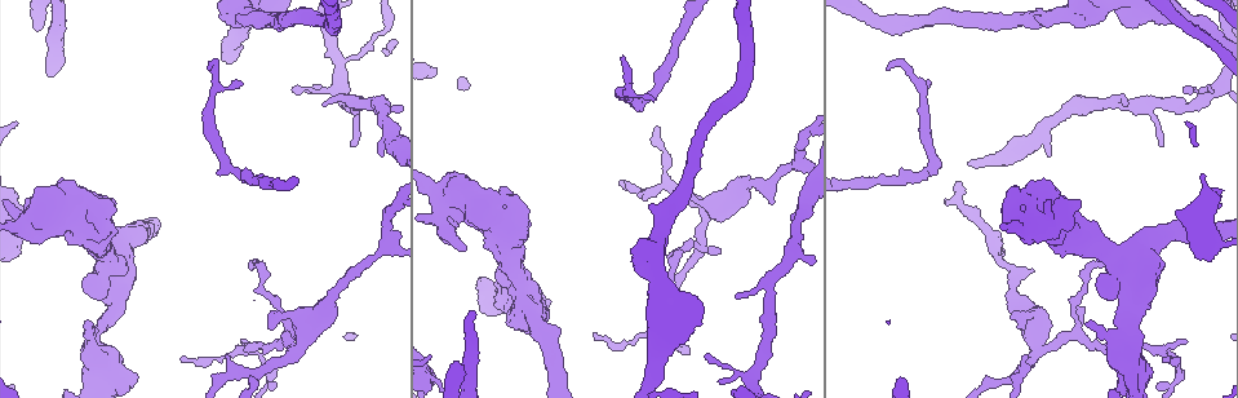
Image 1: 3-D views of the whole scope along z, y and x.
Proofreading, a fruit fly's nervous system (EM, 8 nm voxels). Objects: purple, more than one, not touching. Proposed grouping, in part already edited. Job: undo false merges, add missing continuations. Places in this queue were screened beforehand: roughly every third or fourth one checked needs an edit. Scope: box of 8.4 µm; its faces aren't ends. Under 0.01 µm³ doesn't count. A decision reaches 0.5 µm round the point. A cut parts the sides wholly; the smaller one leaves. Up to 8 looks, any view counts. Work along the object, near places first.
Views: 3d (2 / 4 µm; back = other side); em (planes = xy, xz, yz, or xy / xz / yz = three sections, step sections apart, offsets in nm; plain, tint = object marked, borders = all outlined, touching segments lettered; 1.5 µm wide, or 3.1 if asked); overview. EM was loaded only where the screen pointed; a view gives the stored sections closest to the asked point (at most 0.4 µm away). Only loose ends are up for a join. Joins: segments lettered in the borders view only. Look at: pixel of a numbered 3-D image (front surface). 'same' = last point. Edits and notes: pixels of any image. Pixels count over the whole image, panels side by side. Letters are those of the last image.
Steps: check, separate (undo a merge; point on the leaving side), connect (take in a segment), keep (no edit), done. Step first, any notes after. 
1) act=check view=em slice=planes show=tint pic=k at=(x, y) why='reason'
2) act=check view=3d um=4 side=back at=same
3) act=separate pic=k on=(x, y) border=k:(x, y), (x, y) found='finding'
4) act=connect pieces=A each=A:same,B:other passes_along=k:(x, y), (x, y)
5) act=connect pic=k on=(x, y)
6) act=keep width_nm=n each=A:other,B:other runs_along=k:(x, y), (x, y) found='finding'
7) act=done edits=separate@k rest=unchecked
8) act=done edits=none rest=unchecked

act=check view=3d um=2 pic=1 at=(887, 69) why='branch stops here'

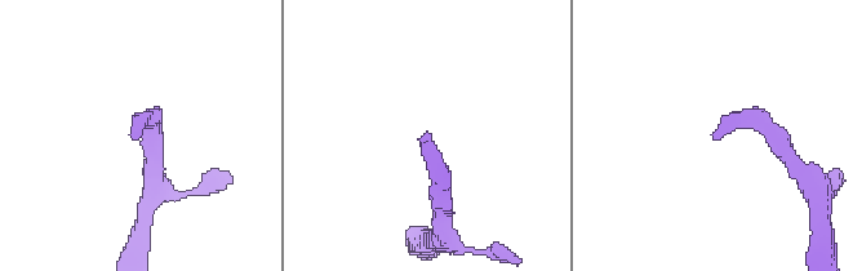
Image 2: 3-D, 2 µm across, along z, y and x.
act=check view=em slice=planes show=borders pic=2 at=(713, 139)

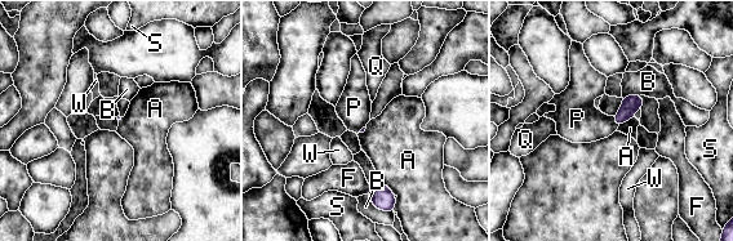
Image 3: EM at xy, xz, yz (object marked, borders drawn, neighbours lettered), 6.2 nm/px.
act=keep each=A:other,B:other,F:other,P:other,Q:other,S:other,W:other border=3:(612, 116), (618, 125) found='no lettered segment goes on from it'

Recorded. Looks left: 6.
act=check view=3d um=2 pic=1 at=(709, 355) why='an open end'

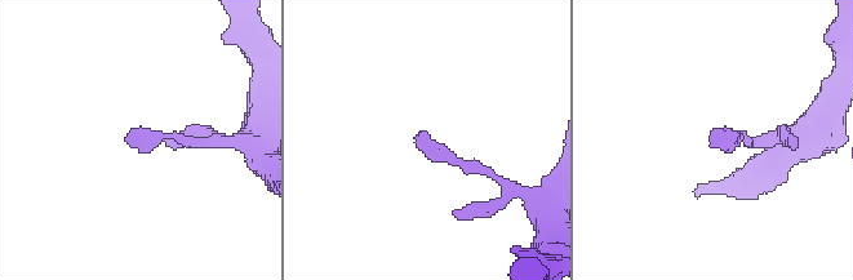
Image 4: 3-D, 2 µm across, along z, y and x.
act=check view=em slice=yz step=8 show=borders pic=4 at=(422, 136) why='now the EM'

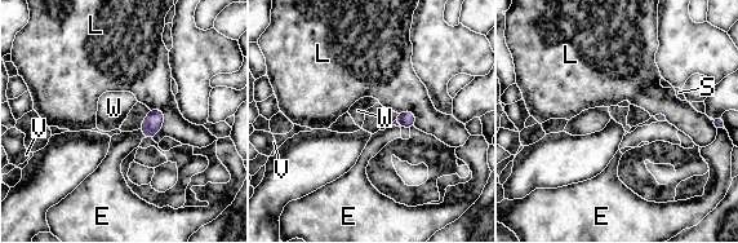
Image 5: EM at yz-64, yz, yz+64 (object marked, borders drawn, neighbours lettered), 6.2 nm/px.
act=check view=em slice=planes show=borders at=same why='another direction'

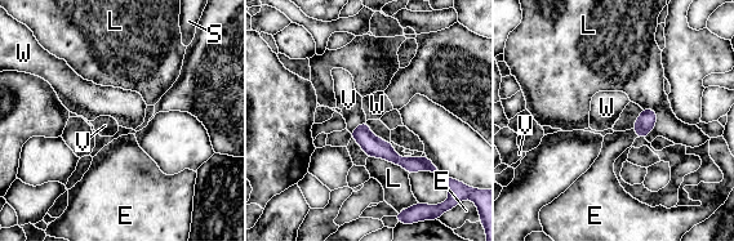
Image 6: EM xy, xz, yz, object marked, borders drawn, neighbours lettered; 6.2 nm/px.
act=keep each=E:other,L:other,S:other,V:other,W:other runs_along=6:(355, 134), (397, 160), (428, 166) found='none of them fits'

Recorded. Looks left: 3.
act=check view=em slice=xy step=8 show=tint pic=1 at=(683, 348)

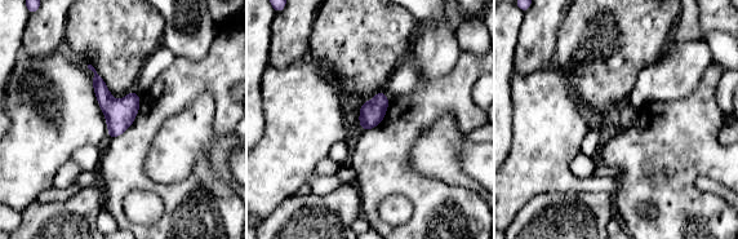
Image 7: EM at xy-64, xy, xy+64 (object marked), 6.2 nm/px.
act=check view=em slice=planes show=borders at=same why='another direction'

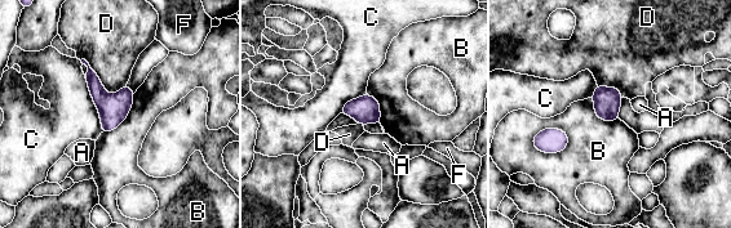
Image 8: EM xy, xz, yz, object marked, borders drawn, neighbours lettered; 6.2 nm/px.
act=keep width_nm=170 each=A:other,B:other,C:other,D:other,F:other found='all the same cell'

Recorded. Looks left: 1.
act=done edits=none rest=unchecked

